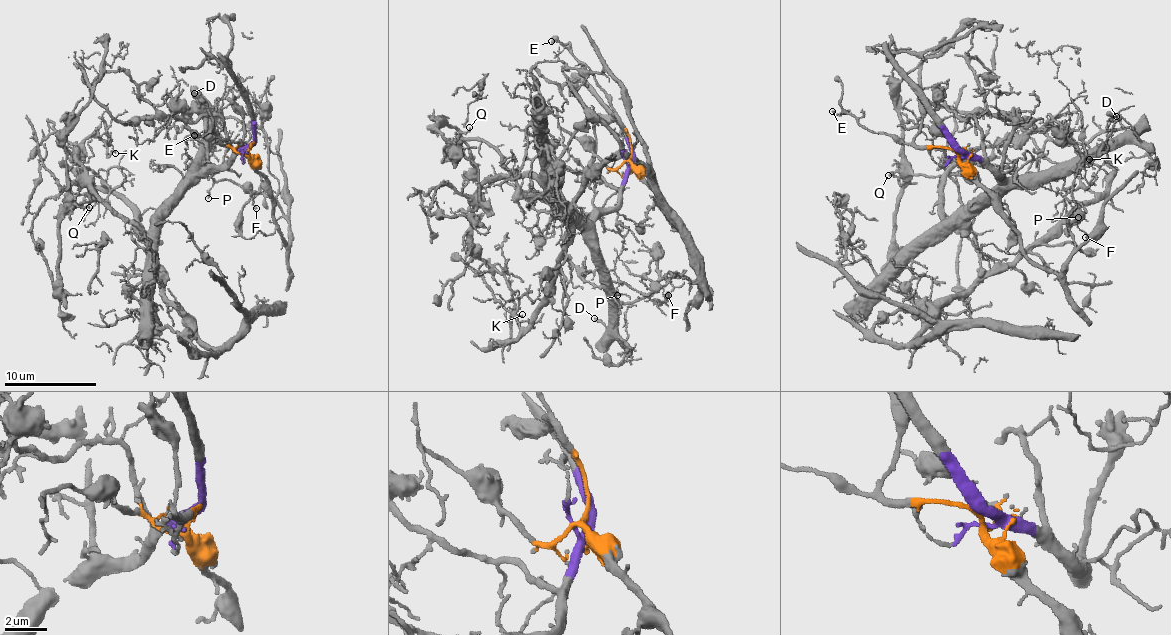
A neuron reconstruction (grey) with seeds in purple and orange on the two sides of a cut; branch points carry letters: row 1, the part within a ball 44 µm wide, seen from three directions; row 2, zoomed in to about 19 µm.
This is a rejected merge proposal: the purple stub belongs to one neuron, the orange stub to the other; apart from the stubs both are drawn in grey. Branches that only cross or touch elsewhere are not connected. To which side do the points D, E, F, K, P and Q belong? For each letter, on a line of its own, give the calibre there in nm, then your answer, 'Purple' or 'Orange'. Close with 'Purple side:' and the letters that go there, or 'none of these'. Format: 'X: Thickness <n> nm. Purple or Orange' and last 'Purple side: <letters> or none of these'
D: Thickness 180 nm. Purple
E: Thickness 120 nm. Orange
F: Thickness 130 nm. Orange
K: Thickness 140 nm. Purple
P: Thickness 120 nm. Orange
Q: Thickness 150 nm. Purple
Purple side: D, K, Q

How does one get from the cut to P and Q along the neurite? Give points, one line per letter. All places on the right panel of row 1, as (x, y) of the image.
P: (956, 153), (1020, 250), (1055, 272), (1071, 254), (1069, 229), (1084, 210), (1069, 201), (1077, 218)
Q: (956, 151), (976, 154), (1003, 180), (947, 219), (939, 185), (946, 171), (929, 175), (895, 171), (888, 175)

